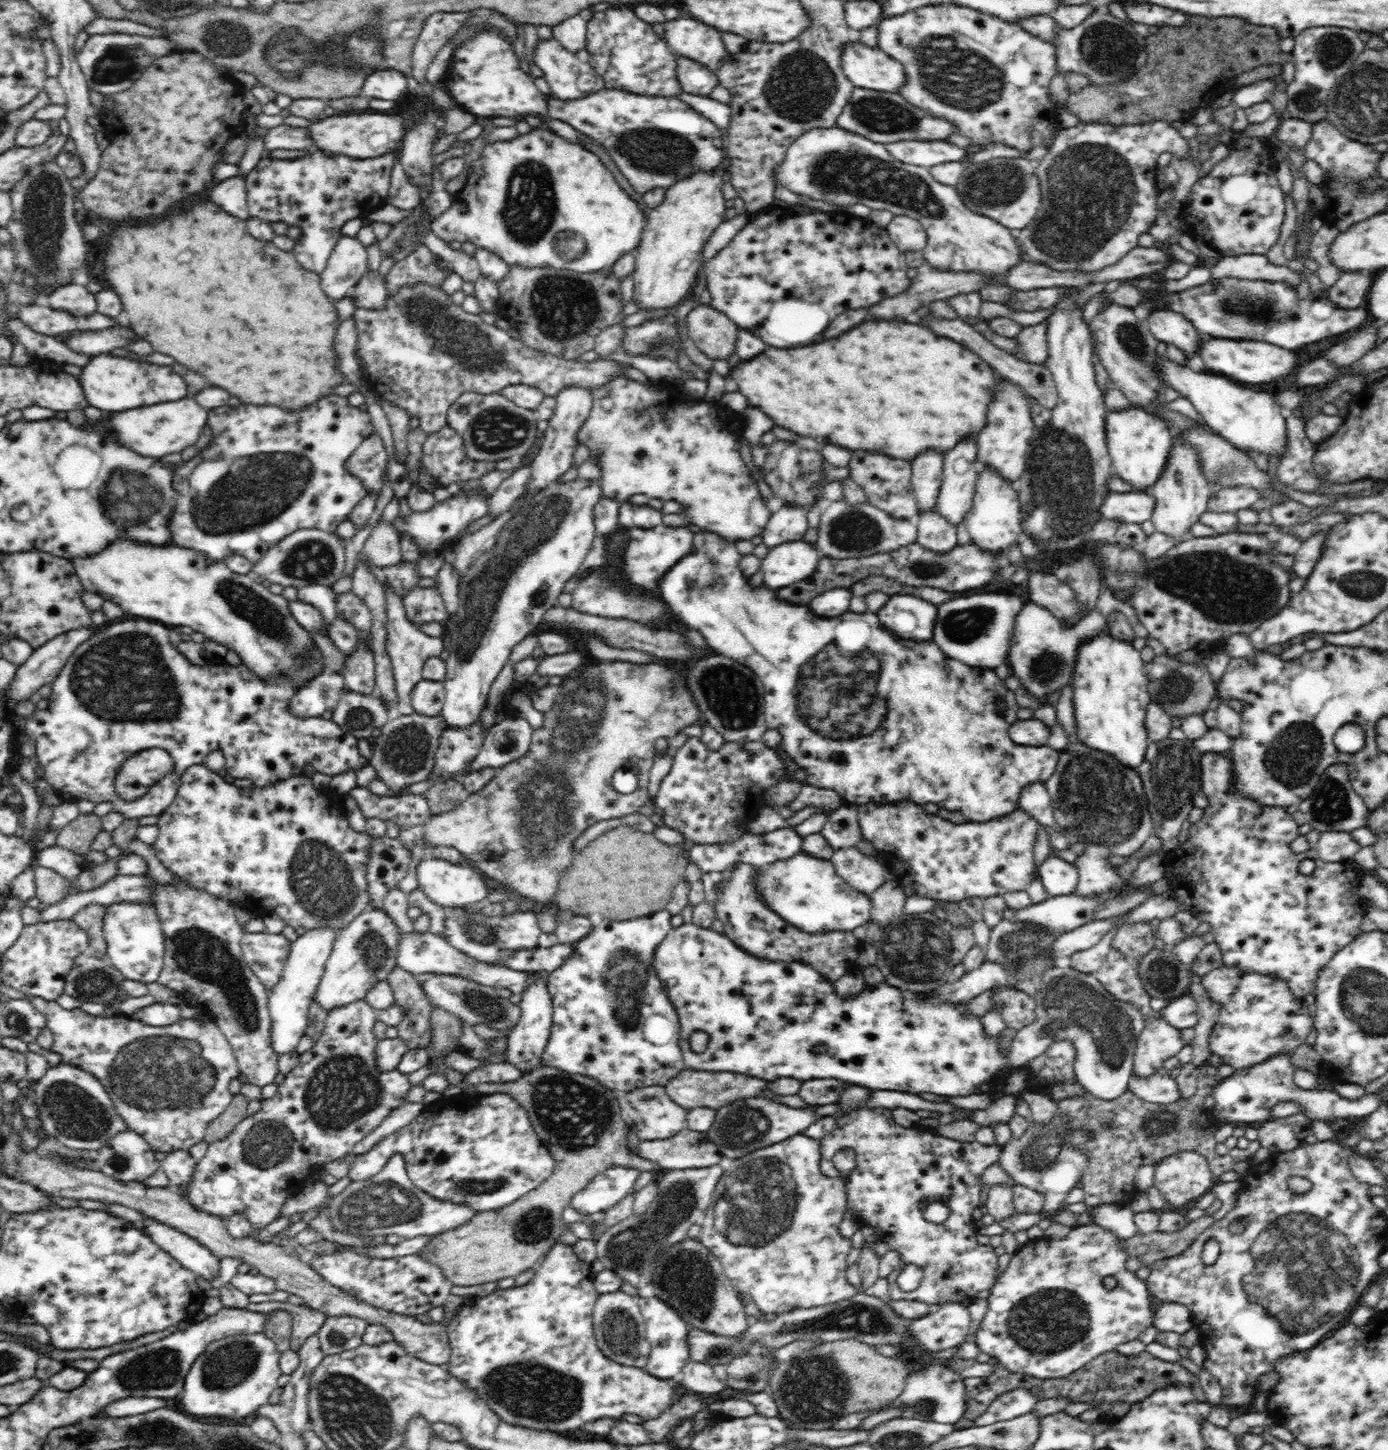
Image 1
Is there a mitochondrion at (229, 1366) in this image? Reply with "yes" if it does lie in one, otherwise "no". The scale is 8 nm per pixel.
yes

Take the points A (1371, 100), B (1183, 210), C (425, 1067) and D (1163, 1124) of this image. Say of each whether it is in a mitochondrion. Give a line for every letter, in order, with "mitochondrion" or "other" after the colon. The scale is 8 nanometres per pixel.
A: mitochondrion
B: other
C: other
D: mitochondrion

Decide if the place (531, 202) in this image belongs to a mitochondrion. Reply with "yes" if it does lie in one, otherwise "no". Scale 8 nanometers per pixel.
yes

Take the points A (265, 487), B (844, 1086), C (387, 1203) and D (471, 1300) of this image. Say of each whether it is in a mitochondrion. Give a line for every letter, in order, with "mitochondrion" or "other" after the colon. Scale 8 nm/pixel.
A: mitochondrion
B: other
C: mitochondrion
D: other

